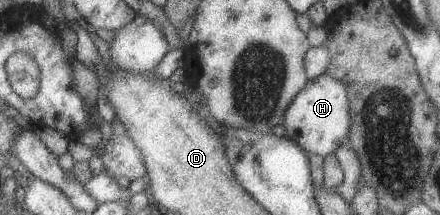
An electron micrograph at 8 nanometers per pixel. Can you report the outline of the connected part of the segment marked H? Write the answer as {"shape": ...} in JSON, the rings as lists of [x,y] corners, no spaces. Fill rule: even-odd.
{"shape":[[[325,72],[308,79],[284,109],[285,134],[306,152],[324,157],[346,143],[350,117],[344,83]]]}

